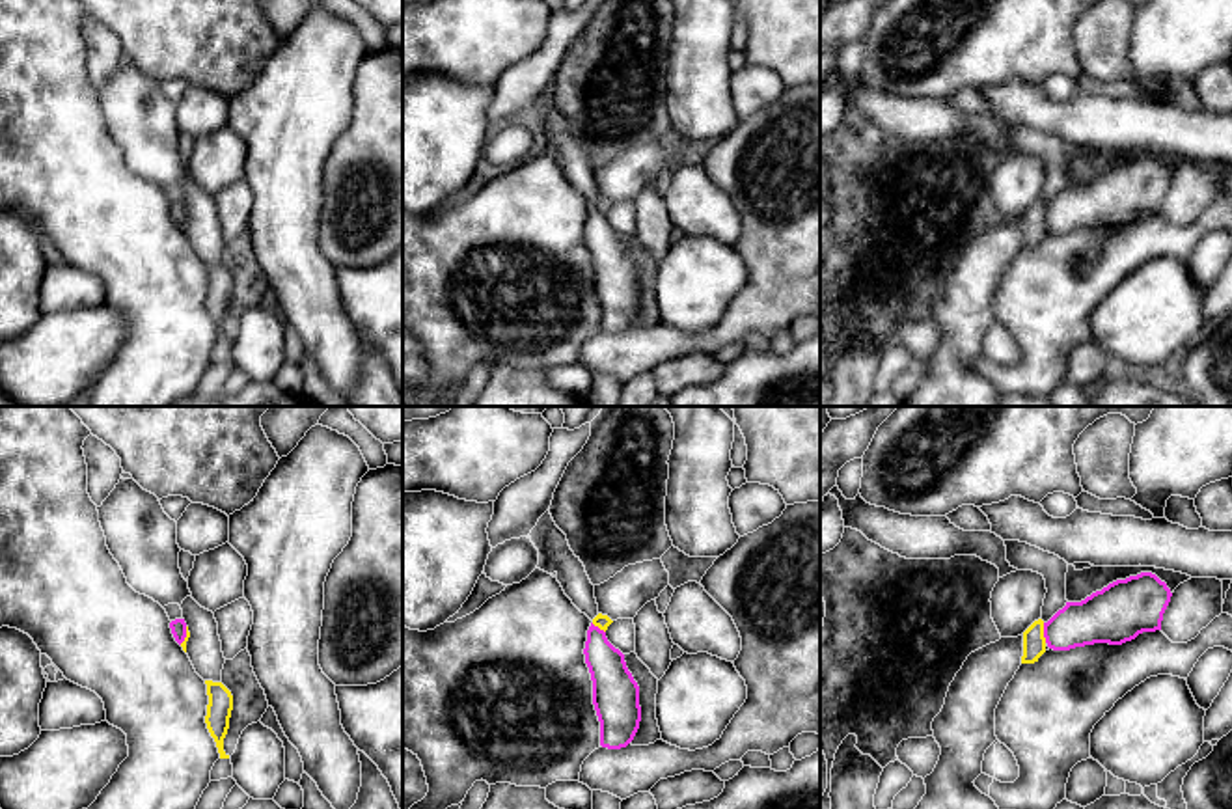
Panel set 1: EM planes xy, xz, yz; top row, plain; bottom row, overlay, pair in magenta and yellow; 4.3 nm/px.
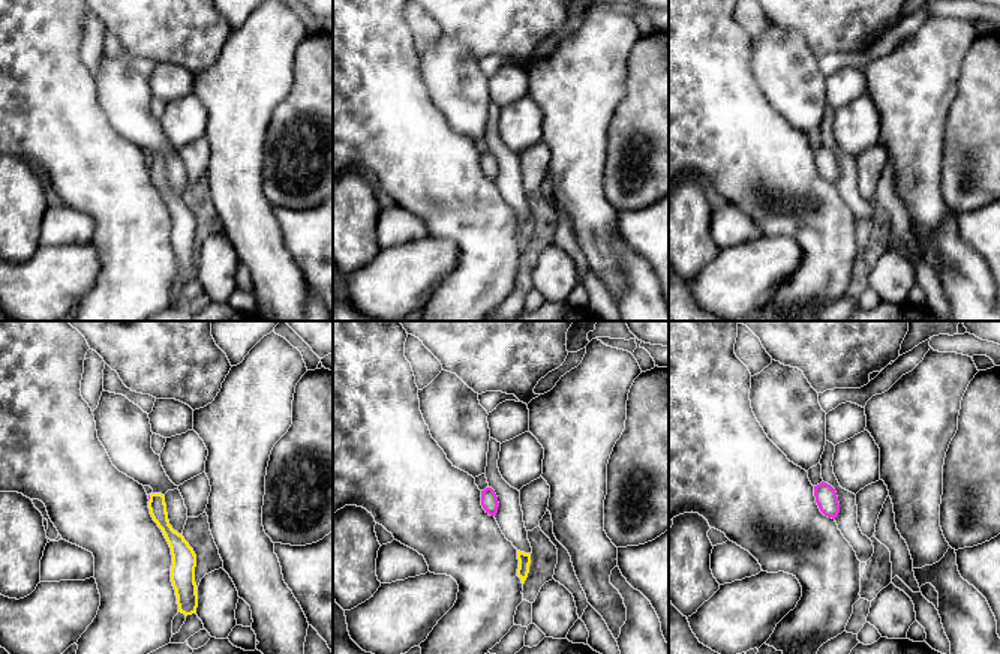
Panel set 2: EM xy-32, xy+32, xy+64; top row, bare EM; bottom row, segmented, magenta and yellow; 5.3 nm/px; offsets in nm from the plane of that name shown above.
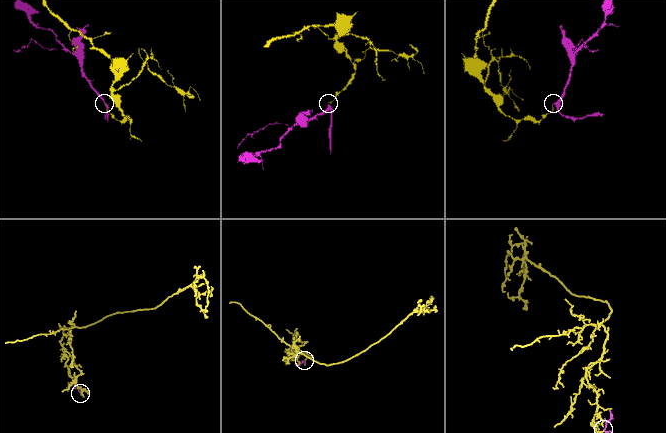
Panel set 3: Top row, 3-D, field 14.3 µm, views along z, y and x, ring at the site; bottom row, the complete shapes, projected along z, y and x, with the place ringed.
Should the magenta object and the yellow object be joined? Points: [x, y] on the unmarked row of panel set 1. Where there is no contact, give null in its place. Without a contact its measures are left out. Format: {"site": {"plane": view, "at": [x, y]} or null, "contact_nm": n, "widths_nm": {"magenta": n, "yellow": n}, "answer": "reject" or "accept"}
{"site": {"plane": "yz", "at": [1044, 215]}, "contact_nm": 90, "widths_nm": {"magenta": 220, "yellow": 100}, "answer": "reject"}

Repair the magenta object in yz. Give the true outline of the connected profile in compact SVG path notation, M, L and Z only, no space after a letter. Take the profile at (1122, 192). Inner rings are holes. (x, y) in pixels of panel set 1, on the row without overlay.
M1152 155L1116 162L1081 185L1066 185L1044 205L1046 226L1053 233L1122 227L1143 214L1161 213L1170 179L1167 166Z

